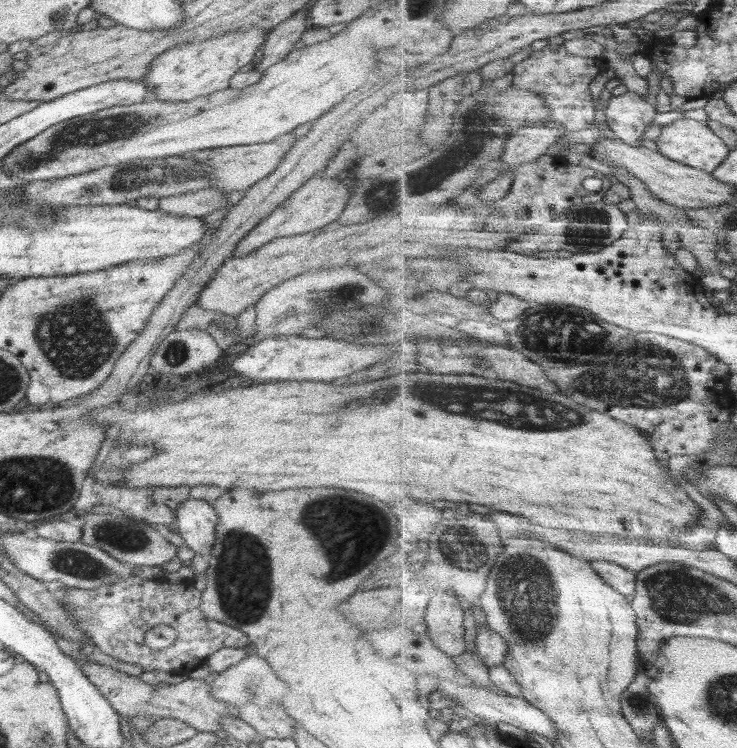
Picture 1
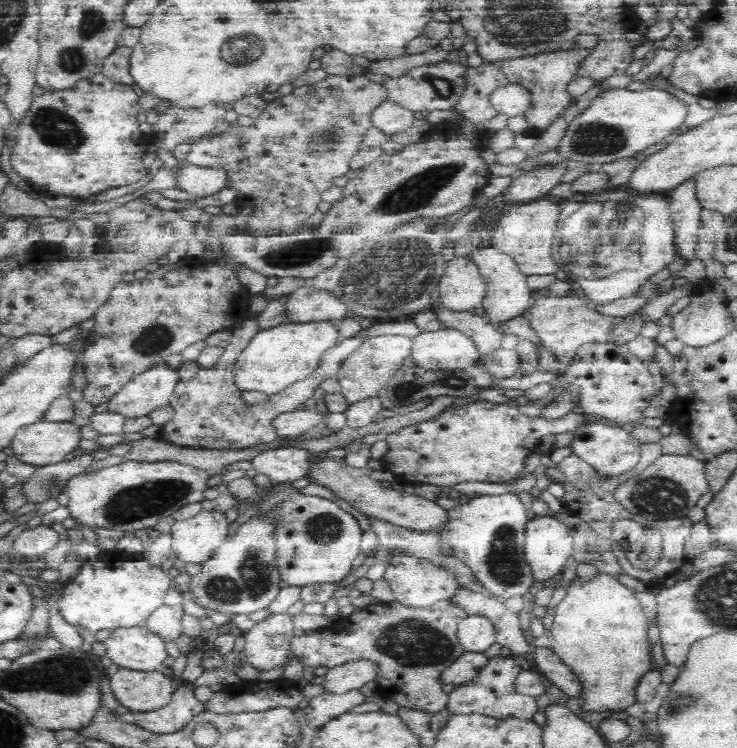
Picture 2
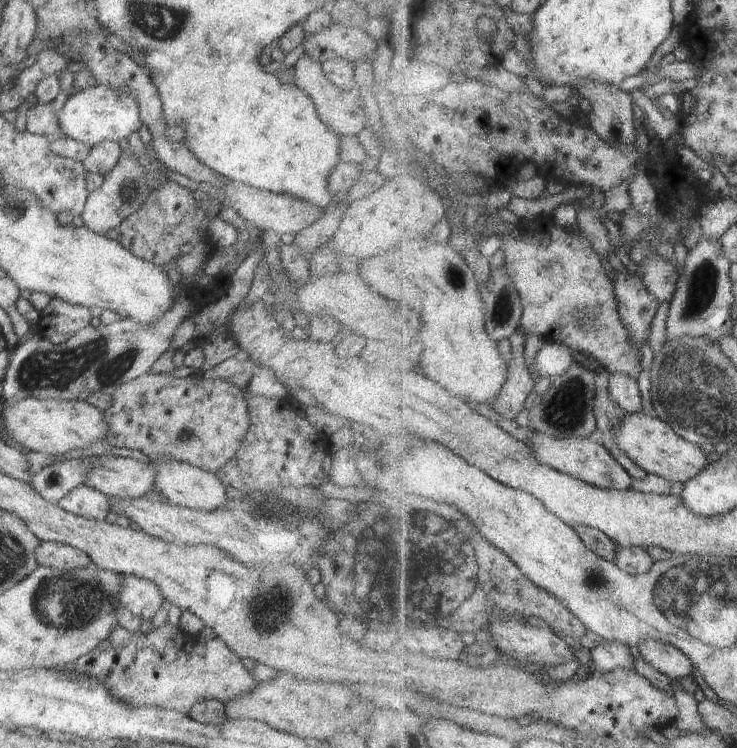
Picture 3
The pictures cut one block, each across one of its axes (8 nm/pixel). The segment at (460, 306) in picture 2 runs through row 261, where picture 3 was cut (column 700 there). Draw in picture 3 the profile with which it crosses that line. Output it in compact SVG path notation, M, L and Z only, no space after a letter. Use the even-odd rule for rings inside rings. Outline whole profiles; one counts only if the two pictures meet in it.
M628 413L622 420L615 440L617 446L646 472L665 477L674 485L688 483L711 464L706 458L707 454L697 445L680 438L668 422L653 413Z

